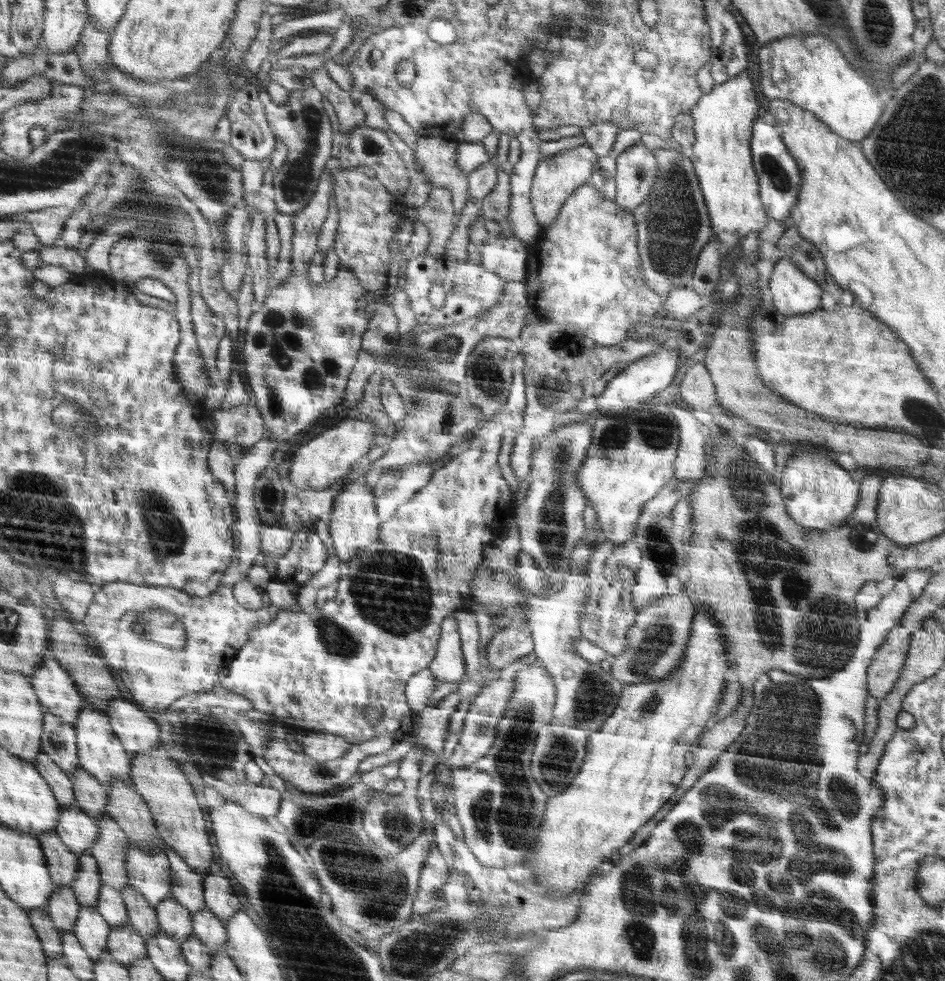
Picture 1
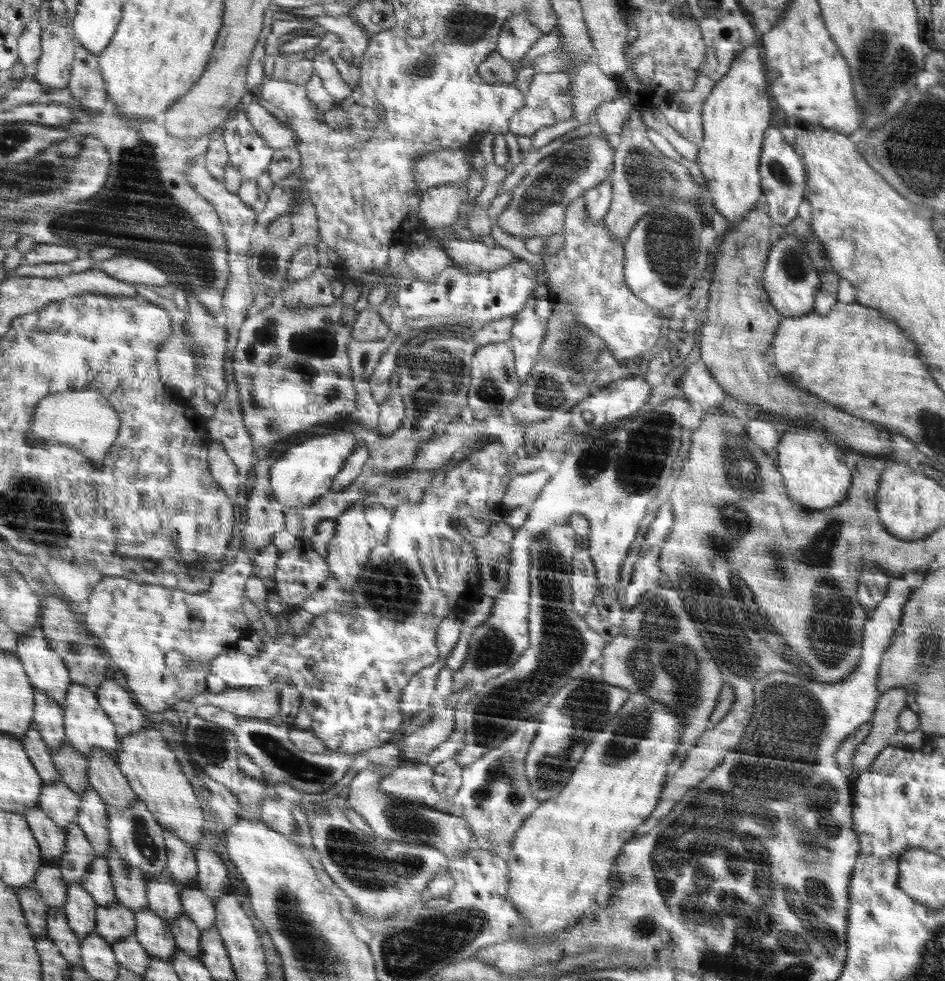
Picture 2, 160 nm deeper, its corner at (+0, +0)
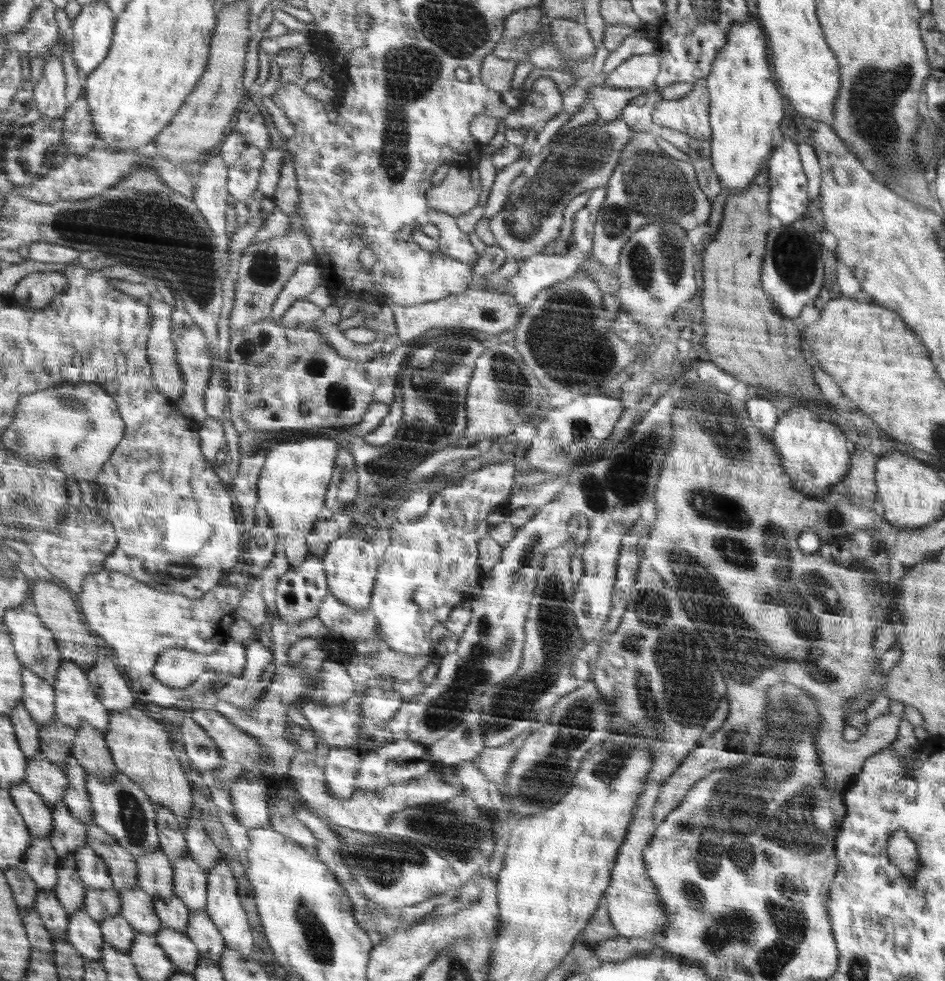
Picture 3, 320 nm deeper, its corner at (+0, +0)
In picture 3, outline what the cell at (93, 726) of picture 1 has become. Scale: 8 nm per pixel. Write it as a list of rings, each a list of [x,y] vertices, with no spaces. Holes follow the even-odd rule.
[[[72,661],[60,663],[53,684],[55,692],[55,716],[75,732],[86,721],[104,733],[110,719],[110,711],[104,706],[90,683],[84,668]]]

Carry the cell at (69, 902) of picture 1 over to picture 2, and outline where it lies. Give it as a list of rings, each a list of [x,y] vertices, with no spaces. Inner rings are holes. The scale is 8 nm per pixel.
[[[45,865],[36,877],[36,887],[50,908],[64,910],[68,900],[68,884],[64,883],[58,865]]]

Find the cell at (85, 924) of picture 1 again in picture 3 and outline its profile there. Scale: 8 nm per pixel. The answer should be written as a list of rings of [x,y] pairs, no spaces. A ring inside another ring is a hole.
[[[64,855],[57,867],[58,884],[56,884],[55,896],[69,917],[76,910],[85,908],[84,898],[87,887],[77,873],[76,861],[72,855]]]

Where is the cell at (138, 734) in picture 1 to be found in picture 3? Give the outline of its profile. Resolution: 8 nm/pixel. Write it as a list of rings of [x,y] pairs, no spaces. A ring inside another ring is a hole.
[[[102,656],[86,673],[97,696],[109,711],[134,707],[134,692],[128,688],[122,670],[110,658]]]

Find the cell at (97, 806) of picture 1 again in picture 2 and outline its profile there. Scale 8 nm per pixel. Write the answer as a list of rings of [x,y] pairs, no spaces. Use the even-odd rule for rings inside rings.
[[[66,739],[58,750],[51,751],[52,760],[60,779],[78,796],[90,785],[87,777],[87,759]]]

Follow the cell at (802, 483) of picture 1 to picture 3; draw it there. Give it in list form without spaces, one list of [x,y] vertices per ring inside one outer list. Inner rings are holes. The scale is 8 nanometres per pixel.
[[[796,406],[780,414],[771,436],[776,448],[779,448],[783,468],[787,469],[787,475],[796,484],[796,488],[804,488],[804,494],[812,497],[826,495],[832,486],[842,483],[851,471],[846,438],[842,436],[840,428],[806,408]]]

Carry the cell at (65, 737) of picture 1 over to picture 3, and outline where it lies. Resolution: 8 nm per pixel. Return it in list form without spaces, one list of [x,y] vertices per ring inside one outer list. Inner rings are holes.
[[[24,669],[23,702],[37,723],[45,727],[55,716],[55,692],[36,671]]]

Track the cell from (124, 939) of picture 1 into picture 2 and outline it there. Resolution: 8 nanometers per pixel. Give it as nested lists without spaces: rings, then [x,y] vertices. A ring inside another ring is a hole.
[[[120,903],[108,906],[97,905],[95,931],[108,944],[114,944],[118,939],[135,934],[135,912]]]

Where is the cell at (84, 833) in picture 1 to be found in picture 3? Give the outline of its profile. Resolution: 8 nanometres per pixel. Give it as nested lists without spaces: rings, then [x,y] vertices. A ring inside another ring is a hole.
[[[44,753],[29,757],[27,781],[44,797],[50,810],[58,801],[63,801],[68,779],[64,770],[56,766]]]

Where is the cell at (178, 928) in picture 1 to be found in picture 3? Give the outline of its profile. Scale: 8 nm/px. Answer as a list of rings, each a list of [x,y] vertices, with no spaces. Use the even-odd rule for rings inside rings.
[[[161,848],[136,857],[135,861],[138,885],[152,900],[170,900],[175,895],[173,866]]]

